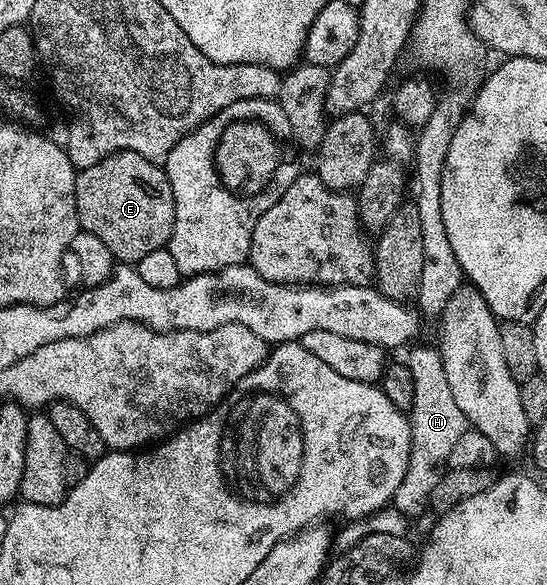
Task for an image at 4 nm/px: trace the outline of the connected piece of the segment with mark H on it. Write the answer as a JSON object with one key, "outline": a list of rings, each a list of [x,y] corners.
{"outline":[[[437,348],[412,350],[409,357],[406,357],[406,364],[414,379],[413,403],[408,410],[409,459],[404,479],[394,494],[392,507],[408,519],[414,519],[431,506],[432,492],[448,470],[448,456],[456,445],[457,438],[467,431],[468,422],[452,396]]]}

